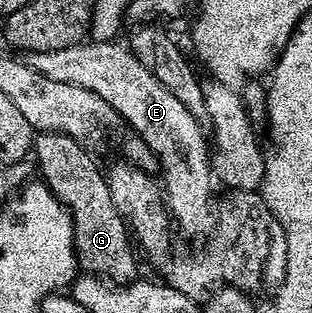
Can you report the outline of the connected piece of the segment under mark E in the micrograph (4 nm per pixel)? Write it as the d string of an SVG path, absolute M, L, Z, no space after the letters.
M85 40L79 46L58 48L54 52L38 52L28 54L26 62L34 67L42 76L50 80L58 80L62 84L74 84L87 90L93 90L102 100L116 111L121 119L125 118L133 126L135 133L143 139L144 143L158 156L158 166L164 169L162 189L166 195L168 213L180 225L180 230L188 238L200 238L211 235L217 221L214 213L214 198L212 202L212 182L214 183L214 170L210 165L210 142L206 137L206 130L202 127L201 119L195 118L188 111L186 104L170 92L158 79L135 58L127 45L120 46L115 42L94 42Z

